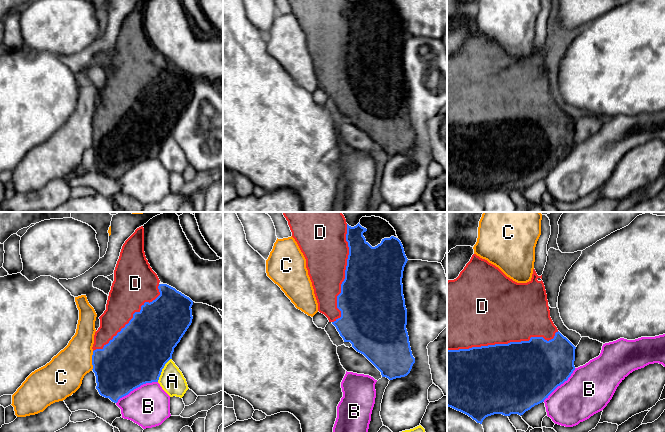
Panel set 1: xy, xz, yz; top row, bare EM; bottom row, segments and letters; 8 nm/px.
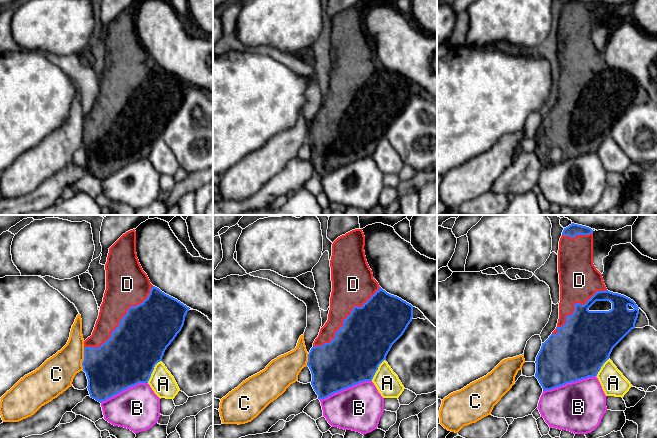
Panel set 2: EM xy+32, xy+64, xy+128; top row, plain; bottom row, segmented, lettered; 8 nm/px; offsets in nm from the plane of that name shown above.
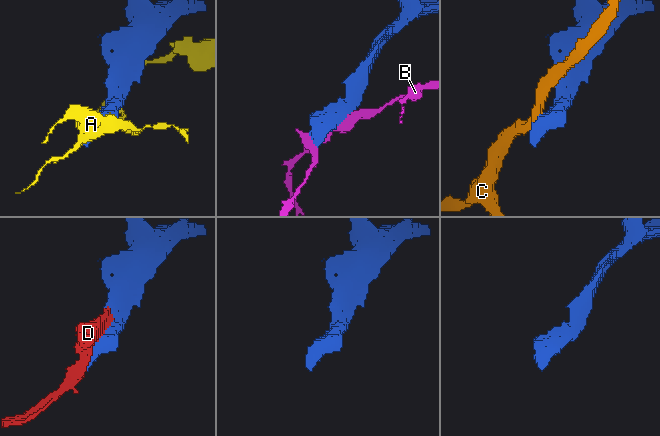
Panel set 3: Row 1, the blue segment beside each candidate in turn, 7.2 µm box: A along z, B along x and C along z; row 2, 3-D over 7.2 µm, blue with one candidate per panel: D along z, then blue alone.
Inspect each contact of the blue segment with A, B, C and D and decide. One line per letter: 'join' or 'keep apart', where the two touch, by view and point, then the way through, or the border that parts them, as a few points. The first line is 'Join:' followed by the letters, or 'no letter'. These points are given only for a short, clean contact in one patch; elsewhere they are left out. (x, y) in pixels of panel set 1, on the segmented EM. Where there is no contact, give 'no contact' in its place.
Join: D
A: keep apart; meets blue in xy at (161, 370)
B: keep apart; meets blue in xy at (136, 387)
C: keep apart; meets blue in xy at (92, 360)
D: join; meets blue in yz at (503, 344)

